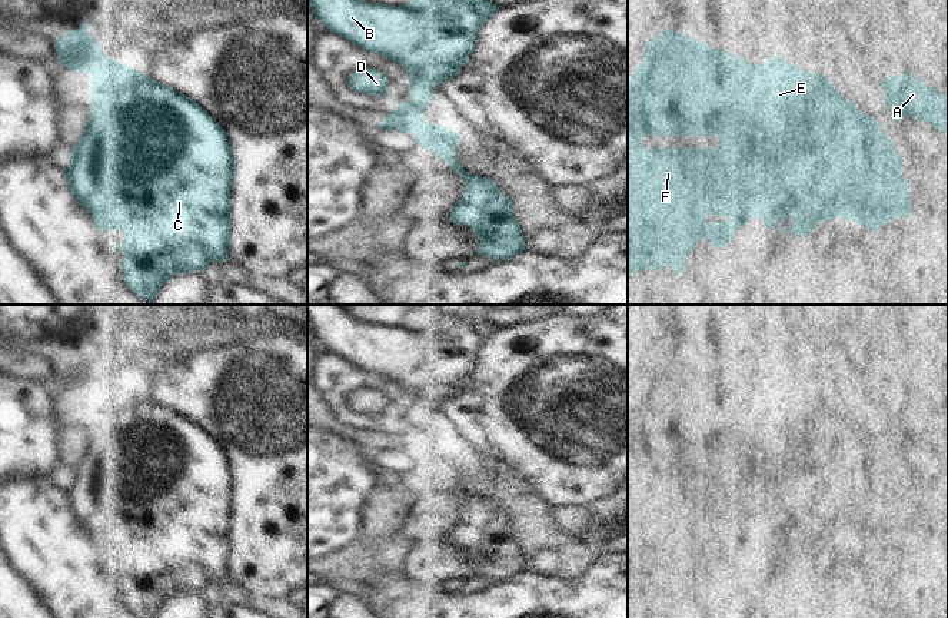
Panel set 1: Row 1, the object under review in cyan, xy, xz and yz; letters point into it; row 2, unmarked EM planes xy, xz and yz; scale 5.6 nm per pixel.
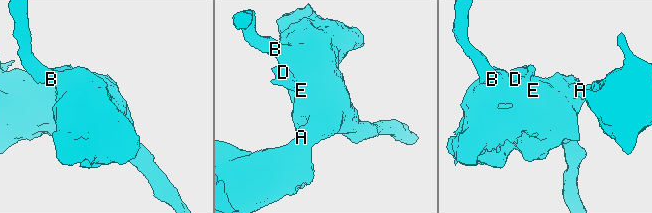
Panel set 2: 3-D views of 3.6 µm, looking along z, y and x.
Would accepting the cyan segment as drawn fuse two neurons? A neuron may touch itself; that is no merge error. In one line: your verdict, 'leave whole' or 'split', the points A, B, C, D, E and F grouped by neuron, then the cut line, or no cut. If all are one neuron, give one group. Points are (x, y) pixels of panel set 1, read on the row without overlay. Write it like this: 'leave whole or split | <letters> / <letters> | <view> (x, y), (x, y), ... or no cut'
split | A B C E F / D | xz (409, 424), (425, 439)

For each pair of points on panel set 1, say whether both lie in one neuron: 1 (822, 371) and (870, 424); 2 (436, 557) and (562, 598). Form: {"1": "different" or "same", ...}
{"1": "same", "2": "different"}

